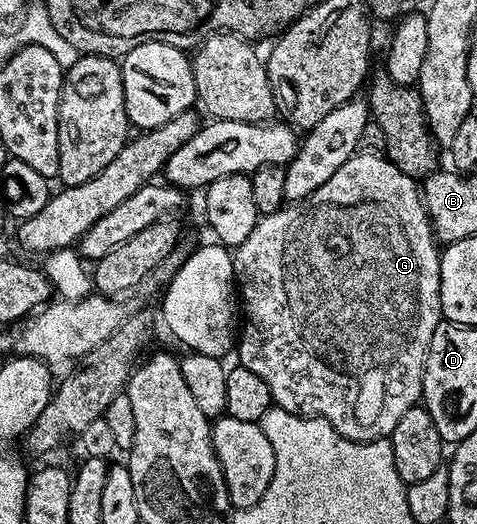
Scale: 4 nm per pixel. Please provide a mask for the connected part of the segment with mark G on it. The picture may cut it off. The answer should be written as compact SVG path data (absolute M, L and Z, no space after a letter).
M359 151L344 162L340 171L336 171L336 175L332 175L324 187L316 187L312 195L302 201L287 204L274 213L259 216L256 227L252 227L252 235L248 235L244 243L236 246L232 256L236 293L240 298L240 313L244 318L236 341L237 364L248 367L248 371L256 371L256 375L268 383L270 400L277 408L296 413L299 417L321 417L325 424L349 441L380 441L389 438L396 423L400 423L400 415L419 404L428 347L440 324L440 242L434 235L434 228L430 226L430 216L422 201L419 182L400 171L400 167L391 163L389 157L374 151Z

